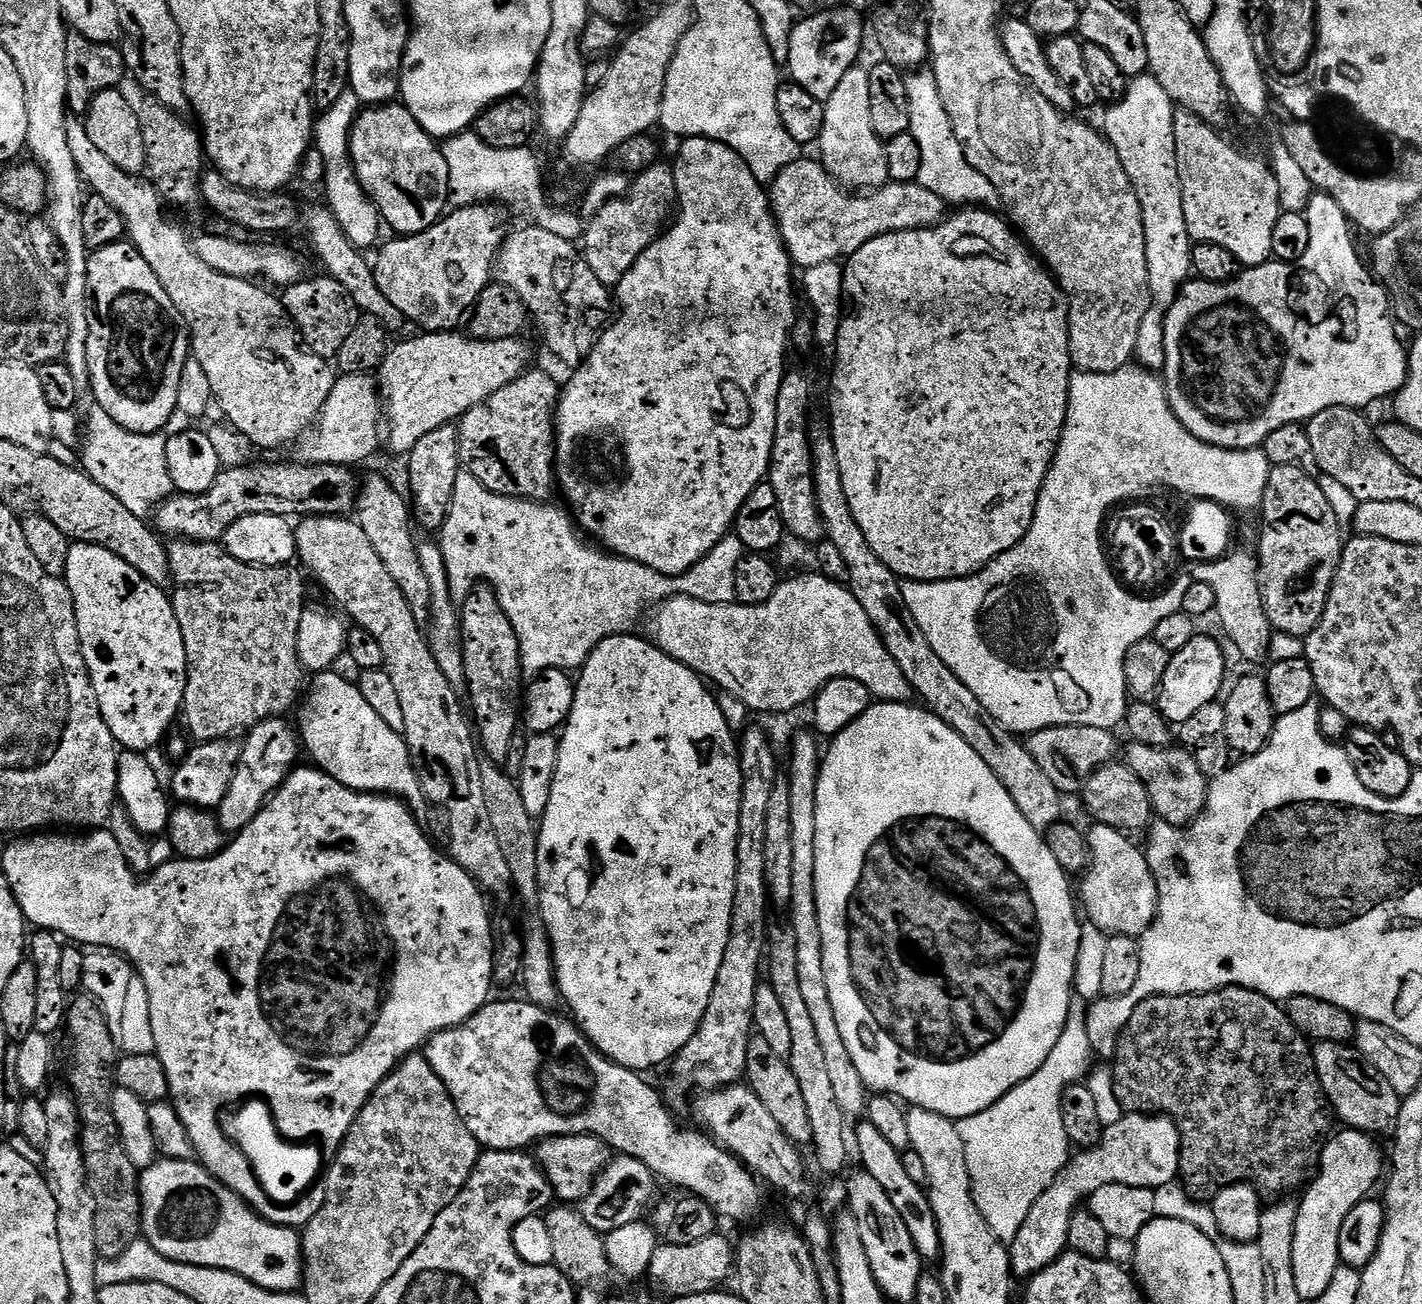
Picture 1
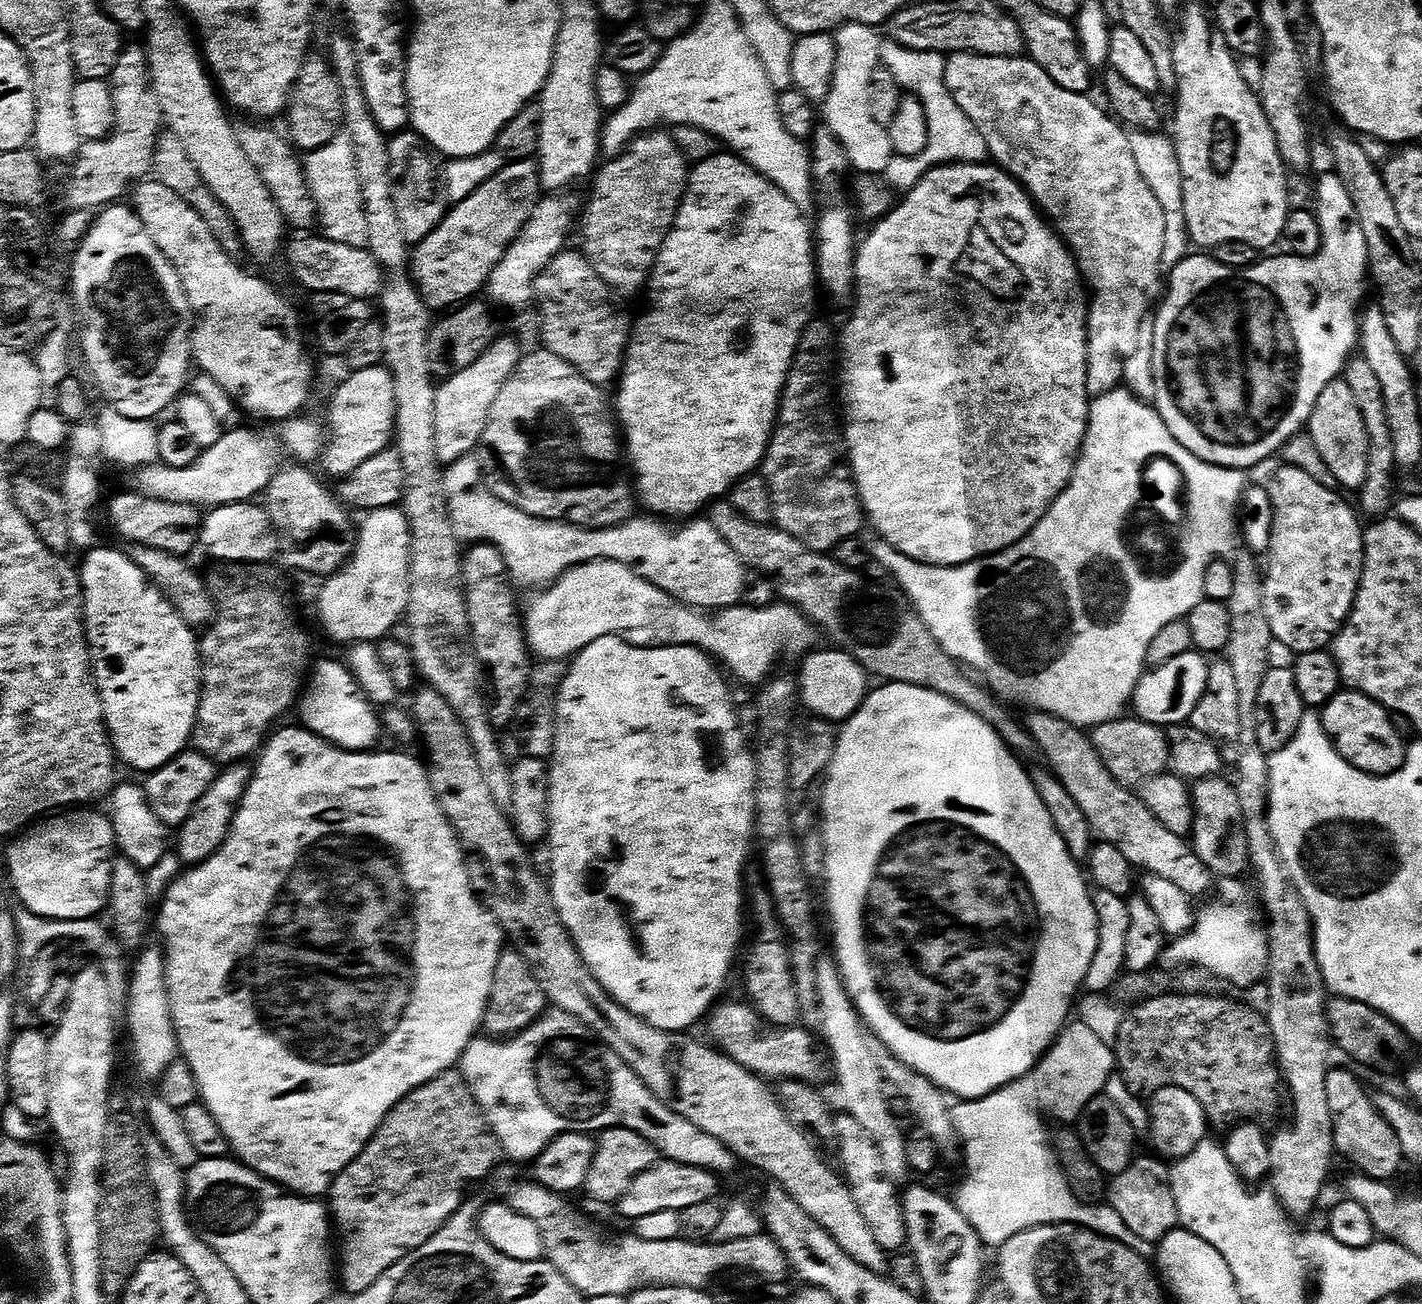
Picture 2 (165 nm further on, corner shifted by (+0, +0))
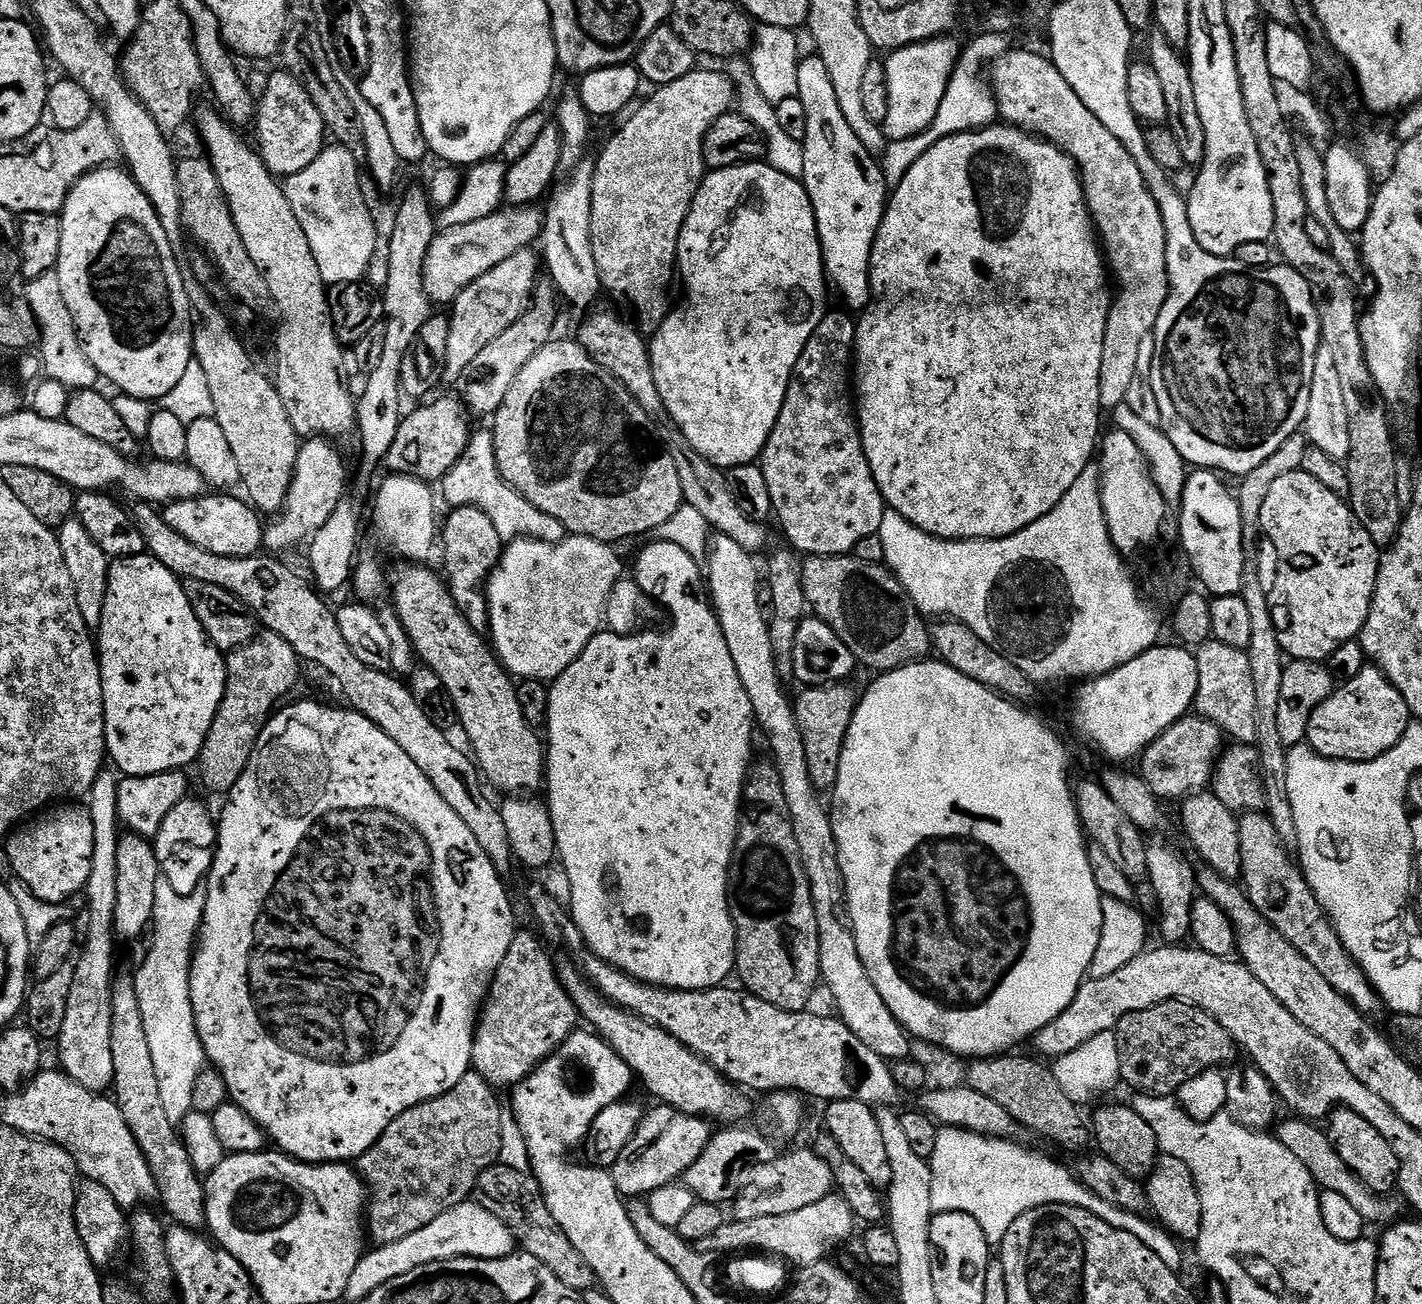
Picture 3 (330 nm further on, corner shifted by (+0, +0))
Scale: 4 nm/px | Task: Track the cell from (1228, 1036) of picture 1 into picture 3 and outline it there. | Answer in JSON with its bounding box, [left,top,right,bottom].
[1115,1000,1234,1096]

